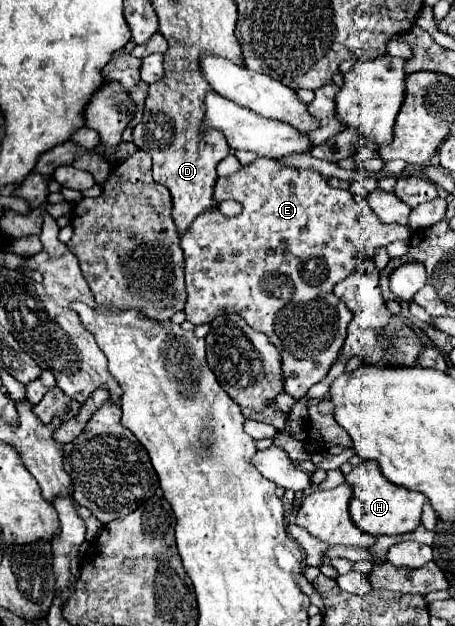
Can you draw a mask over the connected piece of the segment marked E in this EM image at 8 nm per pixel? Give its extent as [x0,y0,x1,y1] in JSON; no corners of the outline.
[181,159,411,401]

